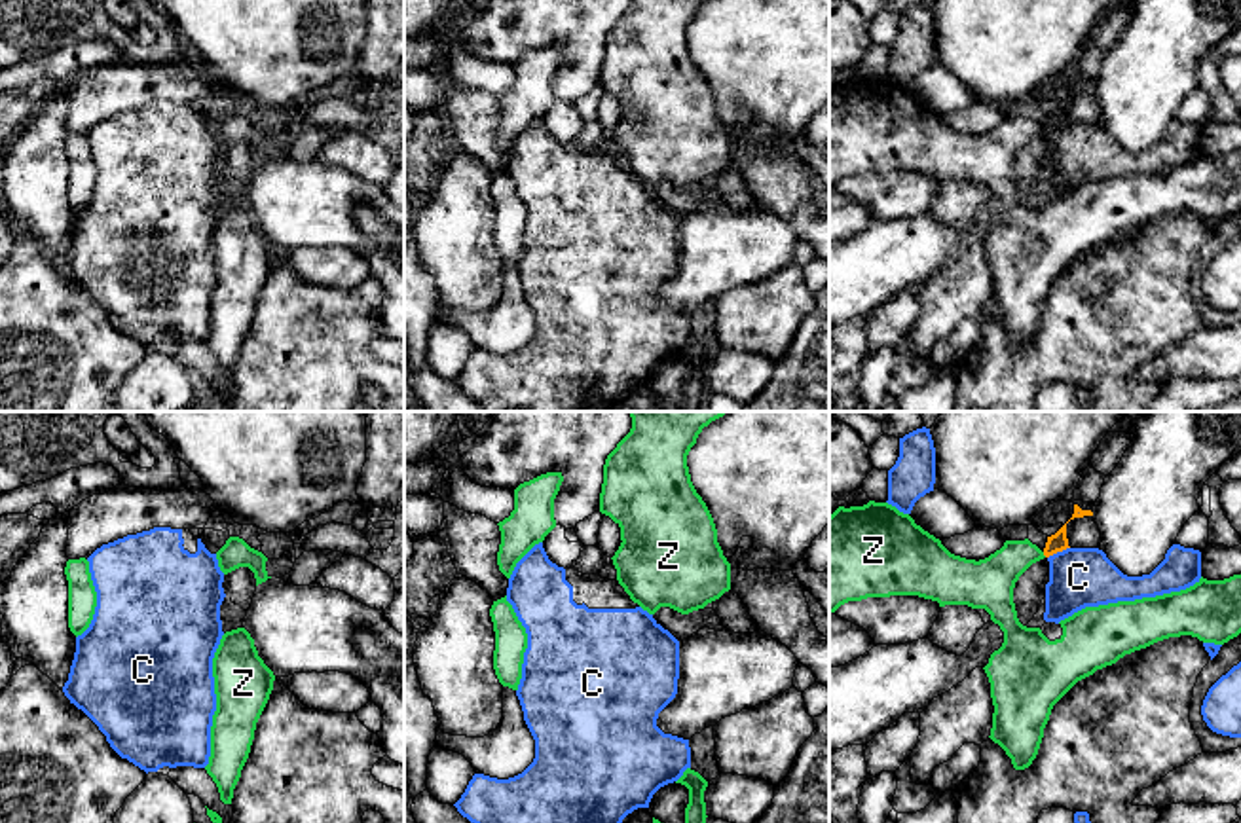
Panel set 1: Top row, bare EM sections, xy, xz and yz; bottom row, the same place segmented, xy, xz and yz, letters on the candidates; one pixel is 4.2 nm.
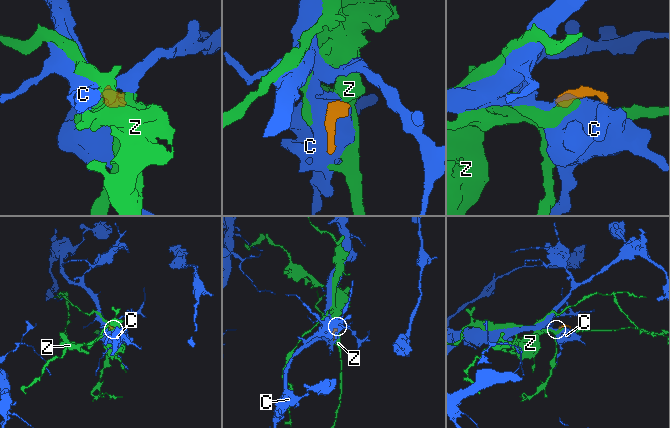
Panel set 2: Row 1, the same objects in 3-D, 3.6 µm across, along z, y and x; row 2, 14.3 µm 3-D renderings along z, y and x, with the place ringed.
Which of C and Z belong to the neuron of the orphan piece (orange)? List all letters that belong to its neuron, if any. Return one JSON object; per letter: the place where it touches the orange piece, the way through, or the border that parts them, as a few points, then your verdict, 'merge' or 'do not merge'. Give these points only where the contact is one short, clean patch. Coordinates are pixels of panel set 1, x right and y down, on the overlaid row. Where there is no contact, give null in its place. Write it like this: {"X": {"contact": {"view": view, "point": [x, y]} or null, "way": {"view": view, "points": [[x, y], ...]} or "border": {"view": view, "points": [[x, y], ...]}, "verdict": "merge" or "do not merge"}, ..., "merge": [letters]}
{"C": {"contact": {"view": "yz", "point": [1057, 550]}, "verdict": "do not merge"}, "Z": {"contact": {"view": "yz", "point": [1044, 554]}, "way": {"view": "yz", "points": [[1055, 543], [1044, 554], [1019, 554], [993, 579]]}, "verdict": "merge"}, "merge": ["Z"]}

